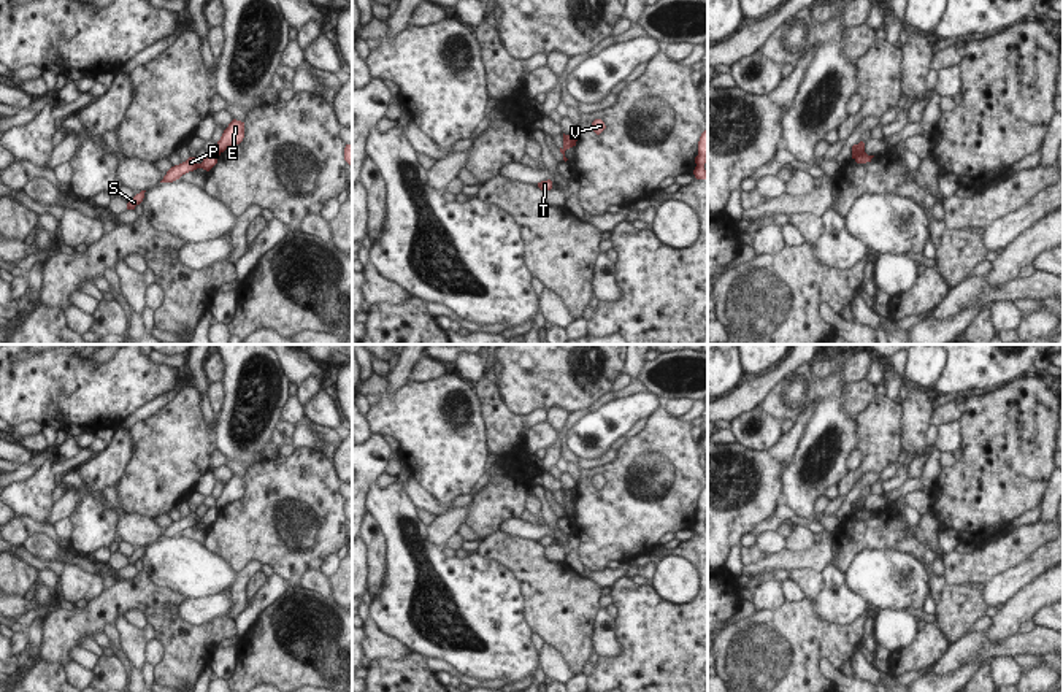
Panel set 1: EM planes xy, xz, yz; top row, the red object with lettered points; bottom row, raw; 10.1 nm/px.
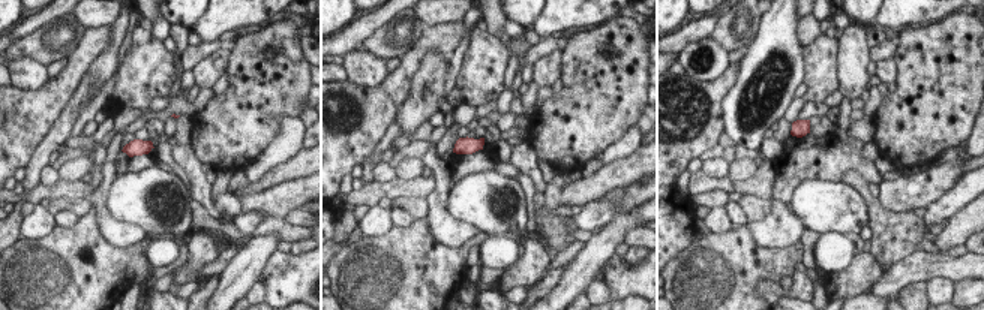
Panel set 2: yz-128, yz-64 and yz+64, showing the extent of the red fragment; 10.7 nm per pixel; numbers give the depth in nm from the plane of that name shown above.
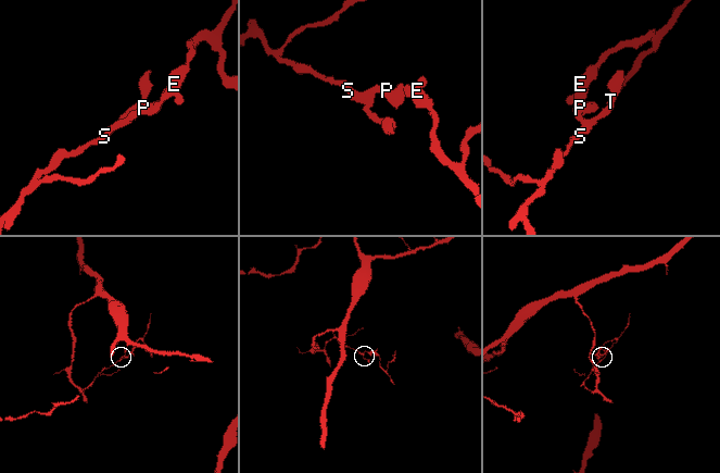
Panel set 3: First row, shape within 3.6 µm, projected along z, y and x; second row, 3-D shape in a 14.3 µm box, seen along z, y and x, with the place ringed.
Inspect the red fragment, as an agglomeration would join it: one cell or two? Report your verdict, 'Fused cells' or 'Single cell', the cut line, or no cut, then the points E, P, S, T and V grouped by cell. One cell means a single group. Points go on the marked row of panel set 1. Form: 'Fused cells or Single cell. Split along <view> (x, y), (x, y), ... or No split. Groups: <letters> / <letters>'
Fused cells. Split along yz (863, 151), (852, 154). Groups: E V / P S T.

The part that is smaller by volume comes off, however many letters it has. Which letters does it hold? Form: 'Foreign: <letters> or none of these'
Foreign: E, V

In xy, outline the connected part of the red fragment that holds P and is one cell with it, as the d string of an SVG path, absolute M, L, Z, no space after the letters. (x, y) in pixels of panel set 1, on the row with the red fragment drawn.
M208 152L201 163L197 163L195 157L189 157L186 162L171 167L160 183L173 183L173 181L179 179L182 175L194 171L197 168L203 168L203 170L209 171L216 163L217 163L216 152Z

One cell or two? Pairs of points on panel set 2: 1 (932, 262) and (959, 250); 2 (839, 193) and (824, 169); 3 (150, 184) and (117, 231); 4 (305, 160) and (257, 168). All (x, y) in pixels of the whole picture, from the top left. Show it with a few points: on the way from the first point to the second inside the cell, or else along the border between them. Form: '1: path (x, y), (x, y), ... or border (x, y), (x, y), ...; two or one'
1: border (968, 252), (960, 256), (948, 253); two
2: border (842, 180), (804, 180), (795, 189); two
3: border (111, 187), (110, 211), (147, 232); two
4: border (303, 147), (249, 183); two

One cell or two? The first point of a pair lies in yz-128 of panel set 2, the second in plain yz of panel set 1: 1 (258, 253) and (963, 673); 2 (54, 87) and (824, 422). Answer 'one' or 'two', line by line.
1: one
2: two

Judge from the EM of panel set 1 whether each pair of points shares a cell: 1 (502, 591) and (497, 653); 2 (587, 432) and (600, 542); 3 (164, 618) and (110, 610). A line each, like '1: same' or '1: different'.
1: same
2: different
3: same

